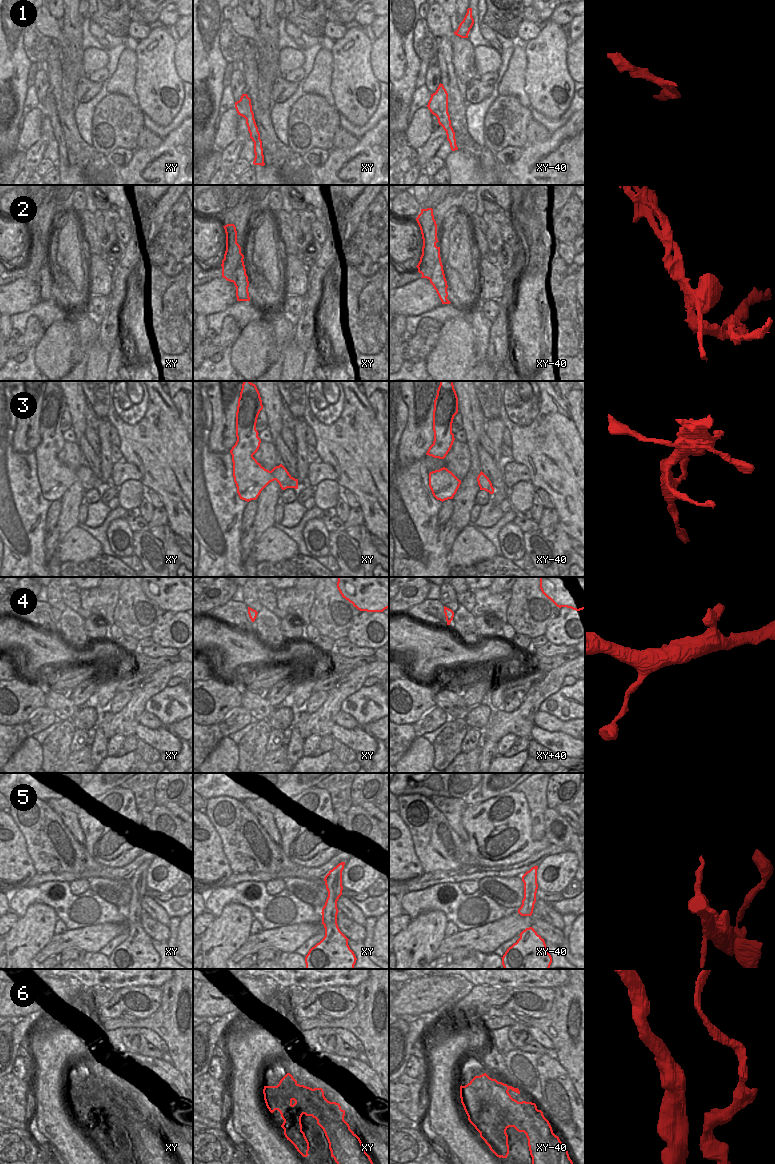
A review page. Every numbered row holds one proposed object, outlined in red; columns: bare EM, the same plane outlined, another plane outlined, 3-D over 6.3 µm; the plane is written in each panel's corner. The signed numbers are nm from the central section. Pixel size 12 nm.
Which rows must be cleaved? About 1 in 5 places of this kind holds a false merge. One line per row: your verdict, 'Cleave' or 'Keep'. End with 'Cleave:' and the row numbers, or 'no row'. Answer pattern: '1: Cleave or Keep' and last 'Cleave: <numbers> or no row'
1: Keep
2: Cleave
3: Keep
4: Keep
5: Keep
6: Cleave
Cleave: 2, 6

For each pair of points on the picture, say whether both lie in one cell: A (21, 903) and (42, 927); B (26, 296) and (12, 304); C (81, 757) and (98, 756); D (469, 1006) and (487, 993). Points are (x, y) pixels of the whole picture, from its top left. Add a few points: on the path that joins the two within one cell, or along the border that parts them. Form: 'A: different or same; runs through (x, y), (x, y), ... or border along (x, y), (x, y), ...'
A: different; border along (49, 905), (32, 903), (19, 918)
B: same; runs through (23, 296), (20, 296), (15, 301)
C: different; border along (91, 745), (90, 760), (92, 762)
D: same; runs through (473, 1006), (483, 997)

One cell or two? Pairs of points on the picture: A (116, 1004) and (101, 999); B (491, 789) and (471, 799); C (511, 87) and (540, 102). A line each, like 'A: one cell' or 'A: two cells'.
A: two cells
B: one cell
C: two cells

